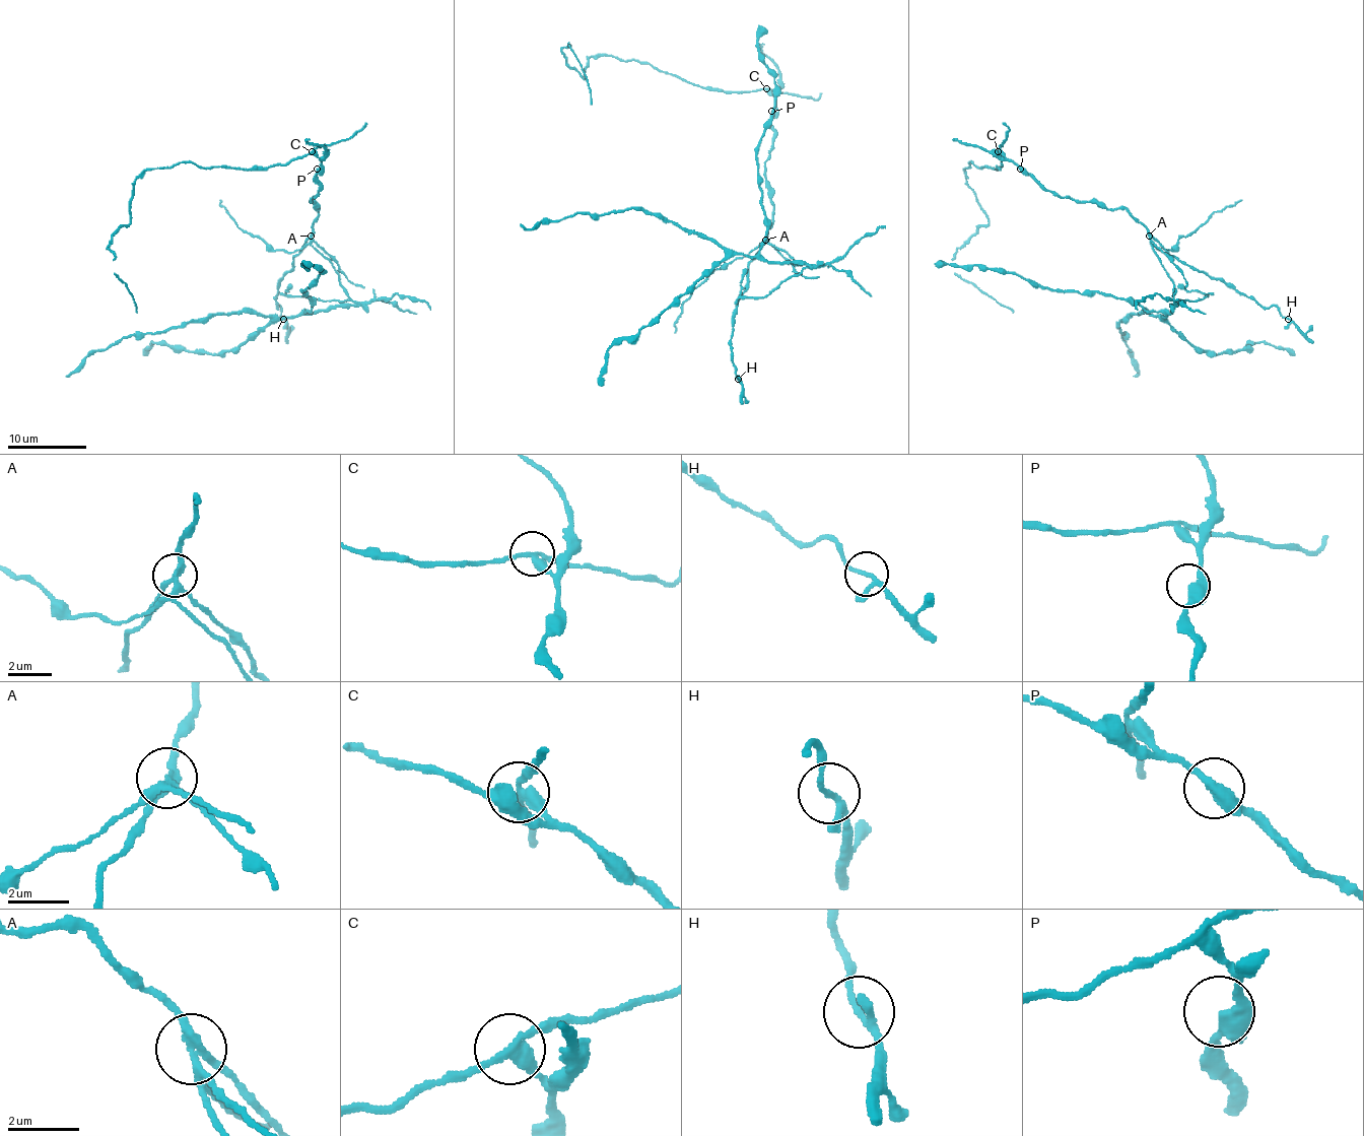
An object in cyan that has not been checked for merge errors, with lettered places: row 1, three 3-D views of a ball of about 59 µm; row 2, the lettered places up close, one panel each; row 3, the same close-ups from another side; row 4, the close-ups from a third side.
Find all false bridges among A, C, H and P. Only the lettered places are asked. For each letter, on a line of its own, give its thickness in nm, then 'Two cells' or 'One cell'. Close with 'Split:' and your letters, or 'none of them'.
A: Thickness 240 nm. Two cells
C: Thickness 280 nm. Two cells
H: Thickness 160 nm. One cell
P: Thickness 340 nm. One cell
Split: A, C

